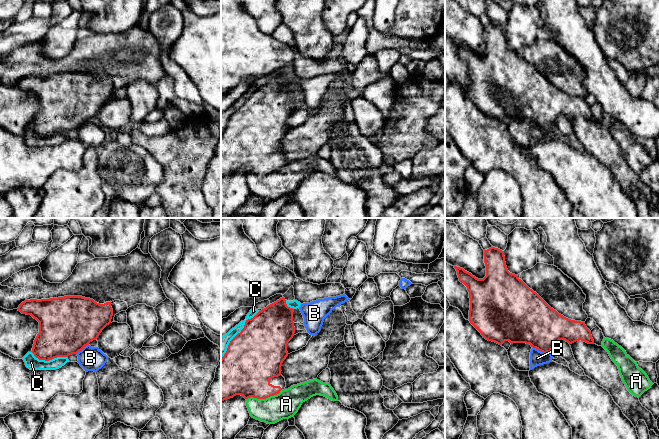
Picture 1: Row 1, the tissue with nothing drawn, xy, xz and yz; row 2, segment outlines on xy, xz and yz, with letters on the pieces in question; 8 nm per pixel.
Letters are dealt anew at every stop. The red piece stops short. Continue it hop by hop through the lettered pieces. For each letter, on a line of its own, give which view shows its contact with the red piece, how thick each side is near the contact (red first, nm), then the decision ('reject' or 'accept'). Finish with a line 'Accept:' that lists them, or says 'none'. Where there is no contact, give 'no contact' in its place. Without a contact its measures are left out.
A: xz | 380/220 nm | reject
B: yz | 360/120 nm | accept
C: xz | 440/120 nm | reject
Accept: B

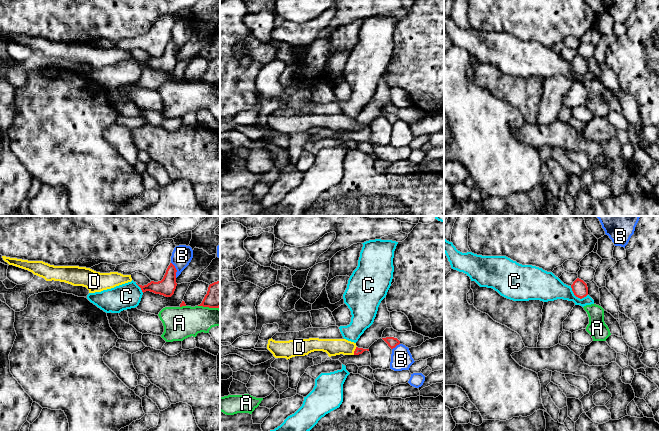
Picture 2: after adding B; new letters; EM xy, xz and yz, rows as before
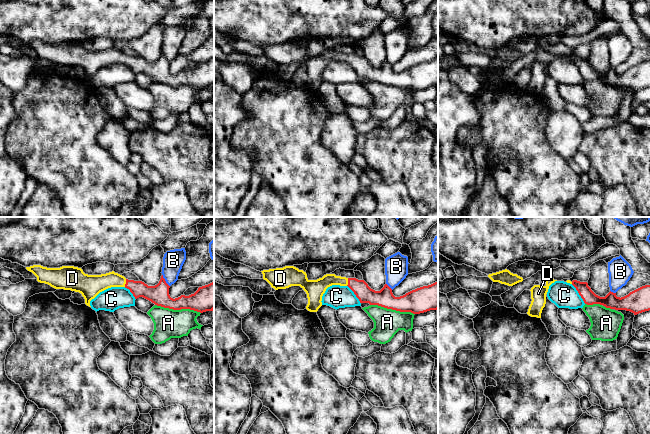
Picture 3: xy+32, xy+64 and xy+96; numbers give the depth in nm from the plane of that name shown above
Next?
A: xy | 200/260 nm | reject
B: xy | 140/160 nm | reject
C: yz | 120/220 nm | reject
D: xz | 50/140 nm | accept
Accept: D

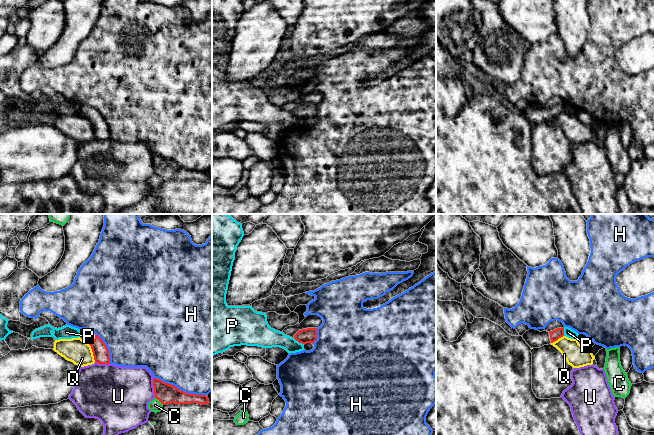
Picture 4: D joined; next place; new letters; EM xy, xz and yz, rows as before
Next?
C: xy | 160/100 nm | reject
H: xy | 160/480 nm | reject
P: xz | 120/160 nm | reject
Q: xy | 130/200 nm | reject
U: xy | 160/440 nm | reject
Accept: none

